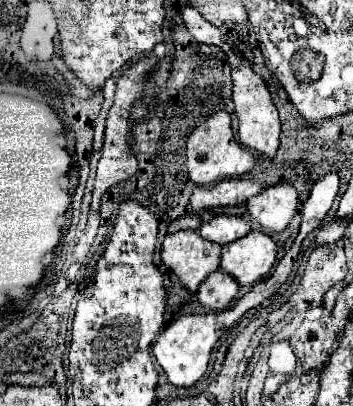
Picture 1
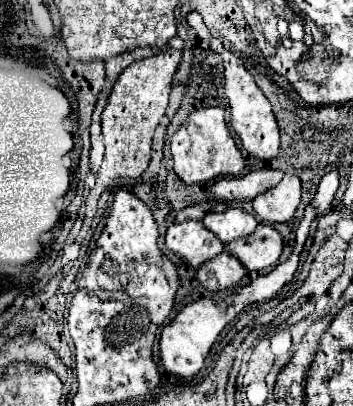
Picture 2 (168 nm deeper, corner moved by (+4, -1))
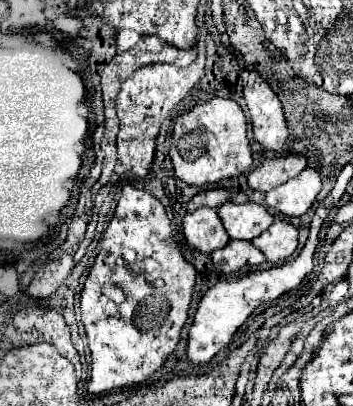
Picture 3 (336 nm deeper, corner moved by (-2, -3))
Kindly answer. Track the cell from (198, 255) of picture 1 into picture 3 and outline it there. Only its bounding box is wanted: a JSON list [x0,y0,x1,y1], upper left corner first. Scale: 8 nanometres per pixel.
[182,207,230,253]

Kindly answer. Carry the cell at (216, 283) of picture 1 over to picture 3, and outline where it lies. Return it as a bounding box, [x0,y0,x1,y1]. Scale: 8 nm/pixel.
[212,241,266,277]

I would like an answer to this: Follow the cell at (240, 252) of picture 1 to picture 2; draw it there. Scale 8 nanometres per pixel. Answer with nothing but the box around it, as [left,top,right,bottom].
[224,225,282,273]

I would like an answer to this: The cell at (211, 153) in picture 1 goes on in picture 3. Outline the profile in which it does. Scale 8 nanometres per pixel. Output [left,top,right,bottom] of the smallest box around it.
[168,97,252,187]

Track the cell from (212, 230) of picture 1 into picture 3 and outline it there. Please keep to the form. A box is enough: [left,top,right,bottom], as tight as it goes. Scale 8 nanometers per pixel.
[218,201,274,241]

